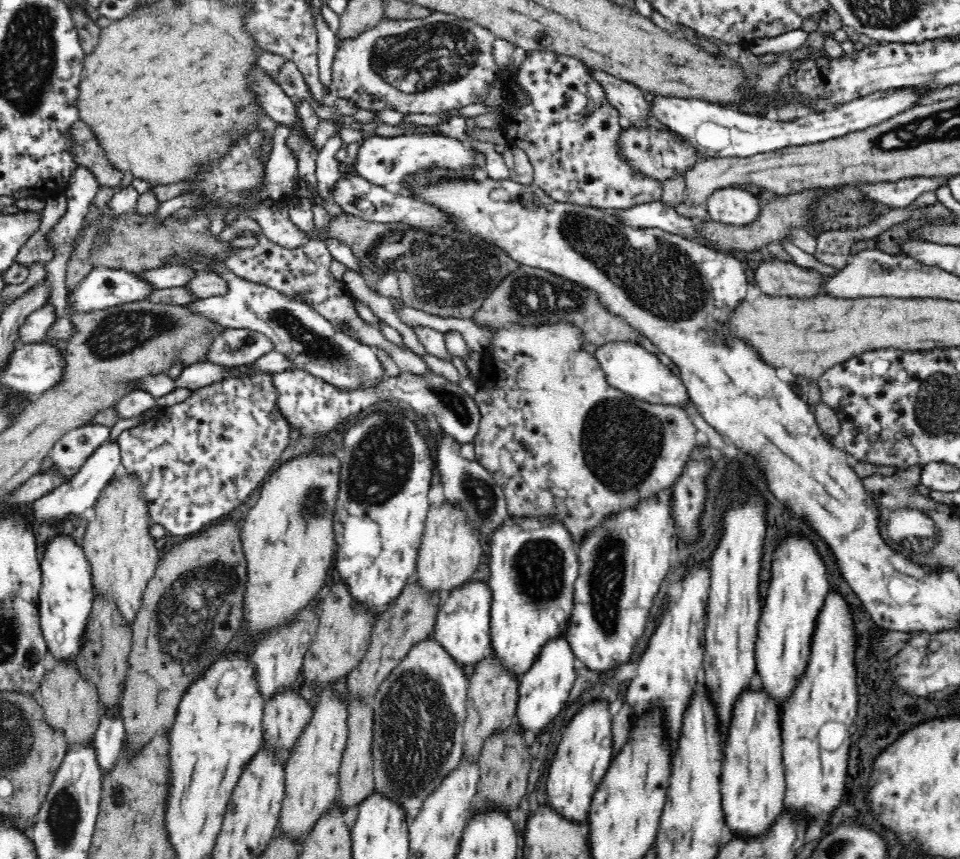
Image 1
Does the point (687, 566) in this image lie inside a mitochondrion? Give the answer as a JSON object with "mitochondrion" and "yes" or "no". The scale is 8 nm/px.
{"mitochondrion":"no"}

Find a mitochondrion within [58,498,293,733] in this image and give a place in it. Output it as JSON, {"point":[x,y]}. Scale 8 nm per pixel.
{"point":[187,613]}

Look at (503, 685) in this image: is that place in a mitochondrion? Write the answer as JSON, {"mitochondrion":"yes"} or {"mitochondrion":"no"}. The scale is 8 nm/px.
{"mitochondrion":"no"}

